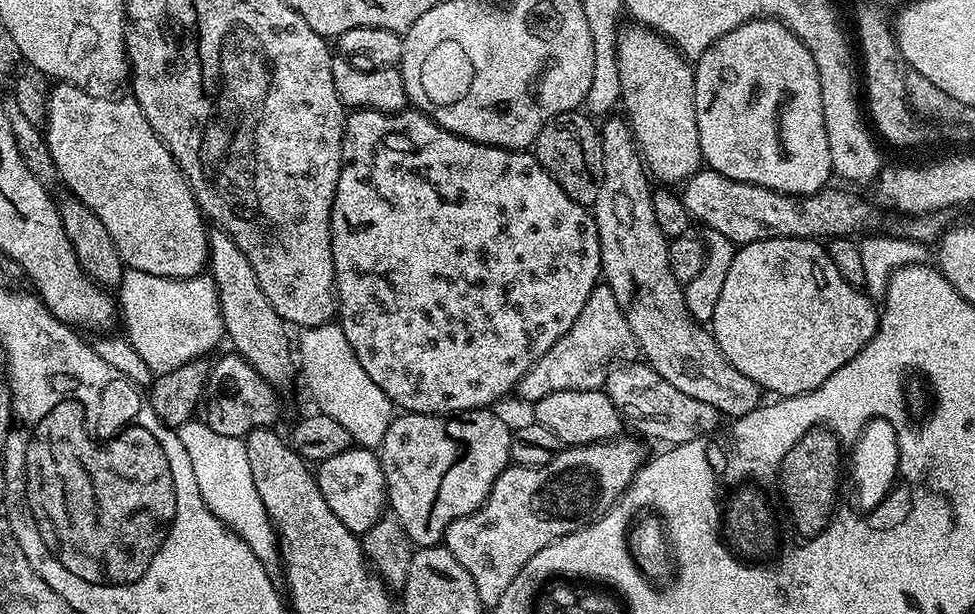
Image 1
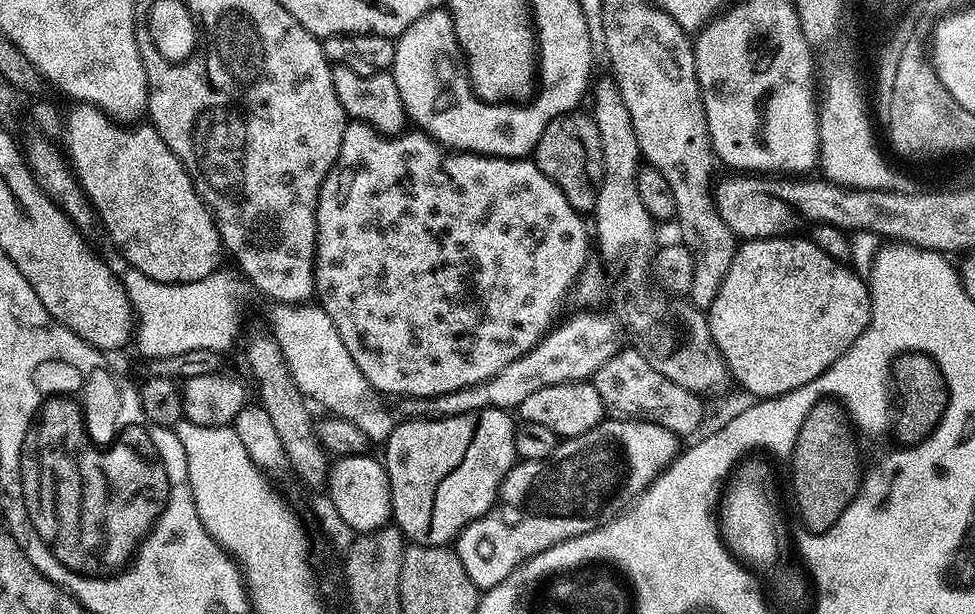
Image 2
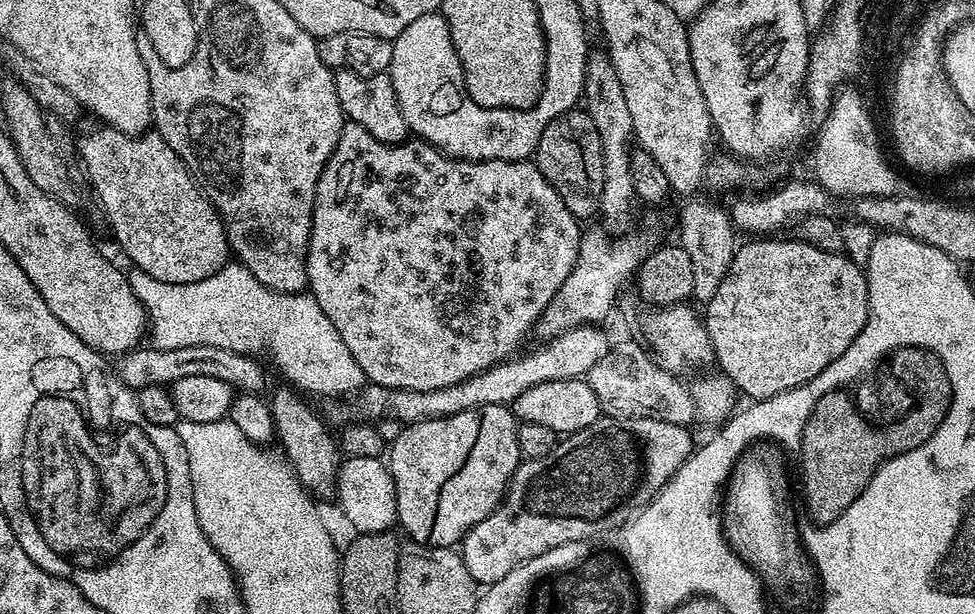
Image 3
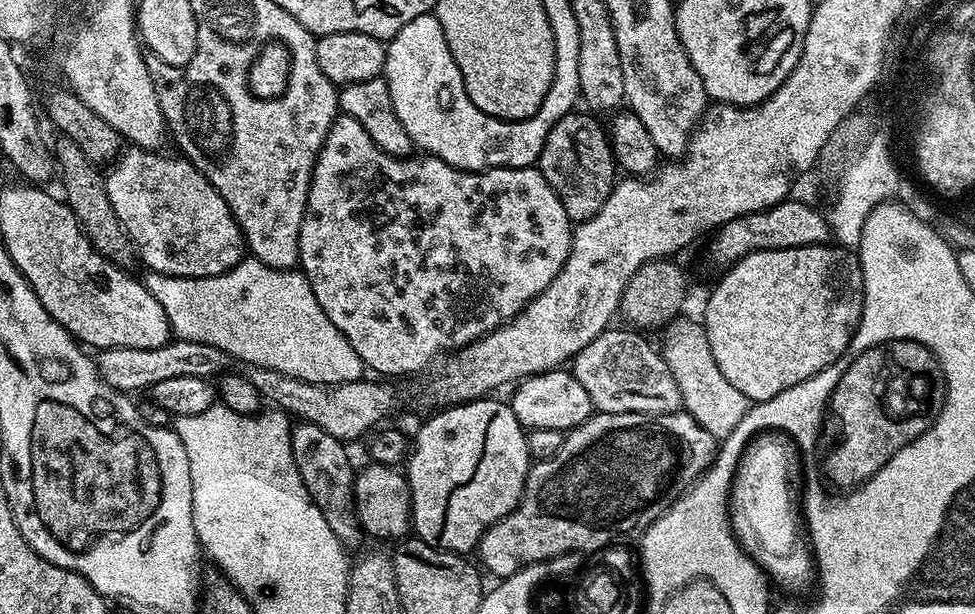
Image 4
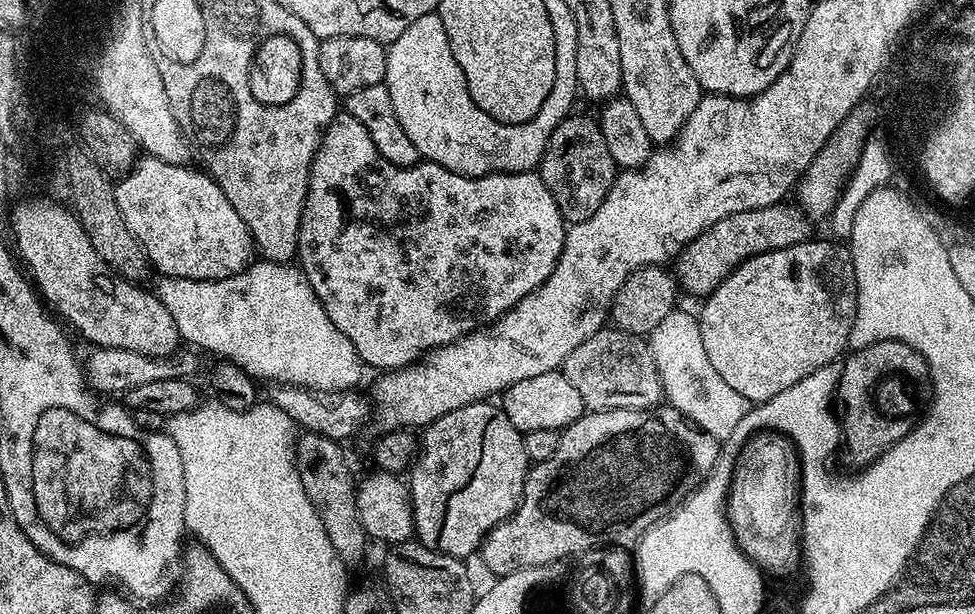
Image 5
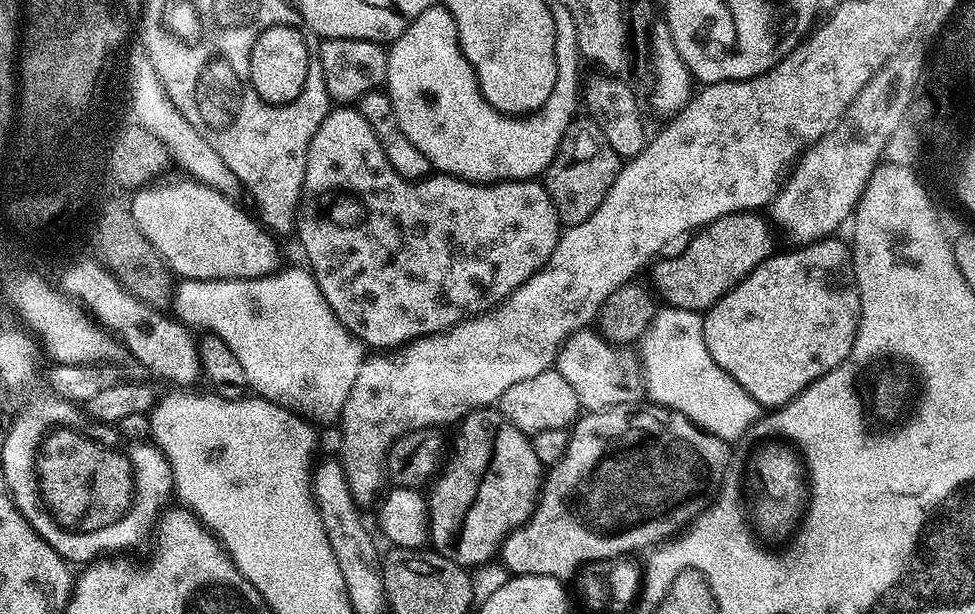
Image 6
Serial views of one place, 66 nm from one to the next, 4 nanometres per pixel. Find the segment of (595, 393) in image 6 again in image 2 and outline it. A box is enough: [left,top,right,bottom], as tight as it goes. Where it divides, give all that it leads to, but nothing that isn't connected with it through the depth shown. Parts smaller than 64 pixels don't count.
[594,346,704,438]

